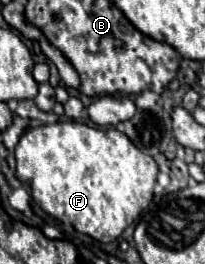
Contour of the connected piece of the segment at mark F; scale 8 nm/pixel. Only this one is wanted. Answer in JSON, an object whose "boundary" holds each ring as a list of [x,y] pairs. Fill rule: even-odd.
{"boundary":[[[55,122],[47,126],[27,128],[17,148],[17,178],[29,188],[33,200],[53,218],[73,224],[75,230],[99,240],[113,242],[121,232],[137,221],[149,208],[153,186],[159,174],[157,162],[143,154],[135,144],[115,128],[91,128],[81,122]]]}

